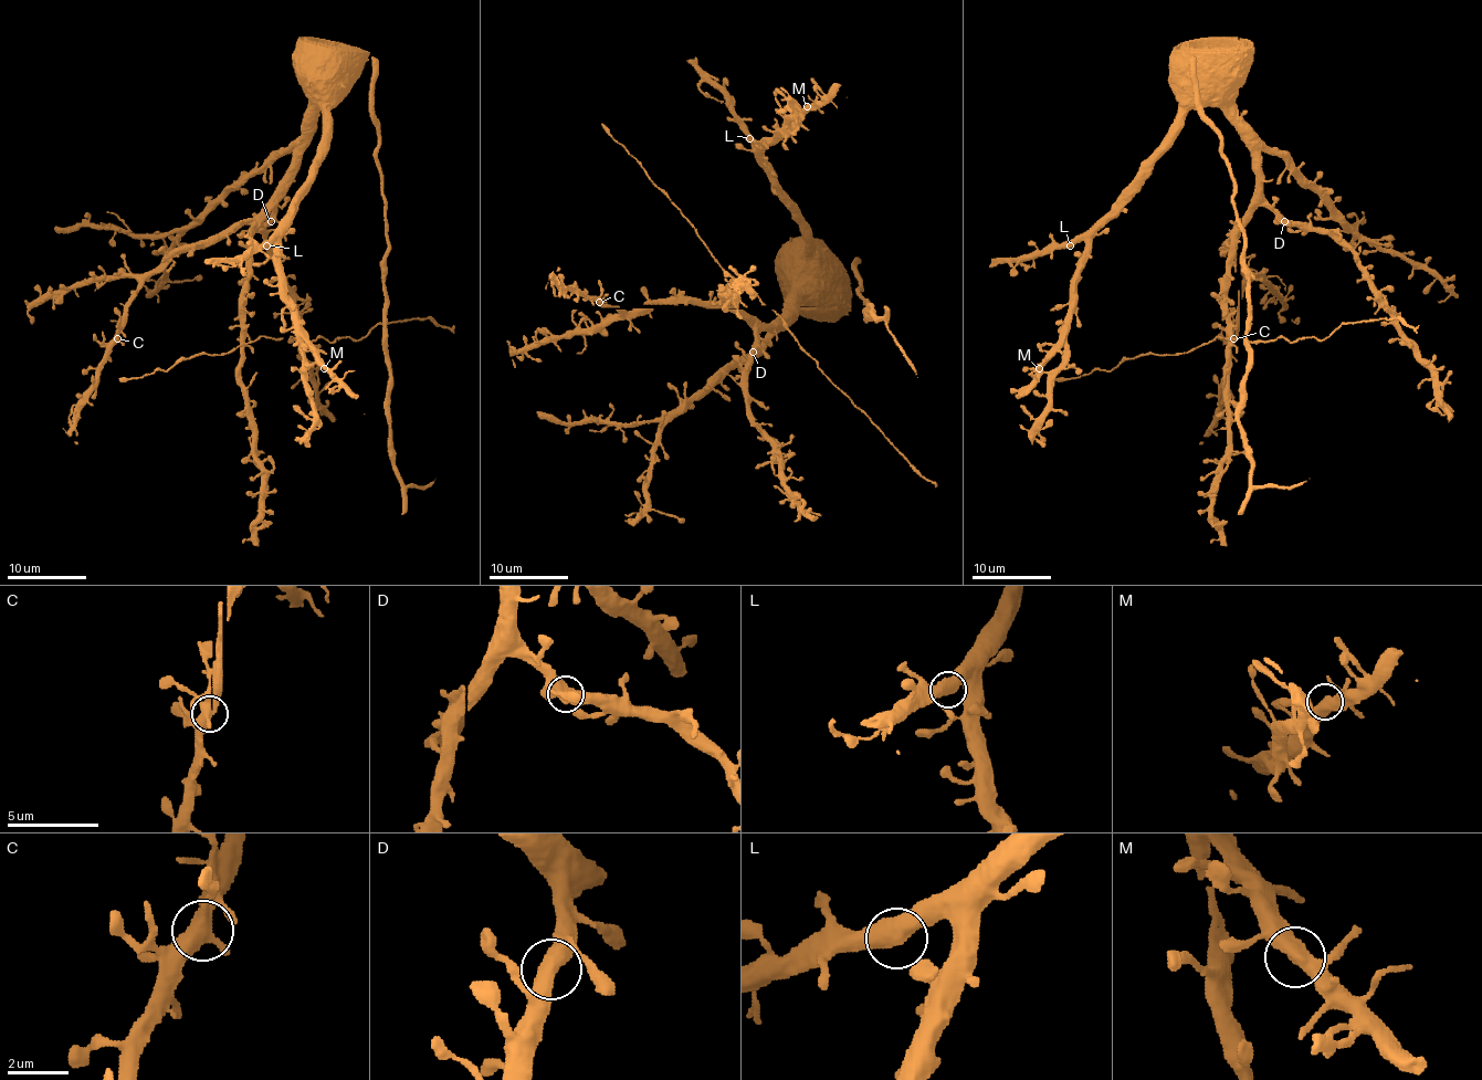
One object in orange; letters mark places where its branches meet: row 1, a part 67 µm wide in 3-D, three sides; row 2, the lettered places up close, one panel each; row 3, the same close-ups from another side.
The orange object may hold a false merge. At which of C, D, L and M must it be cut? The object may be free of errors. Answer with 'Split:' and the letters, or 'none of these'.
Split: none of these

